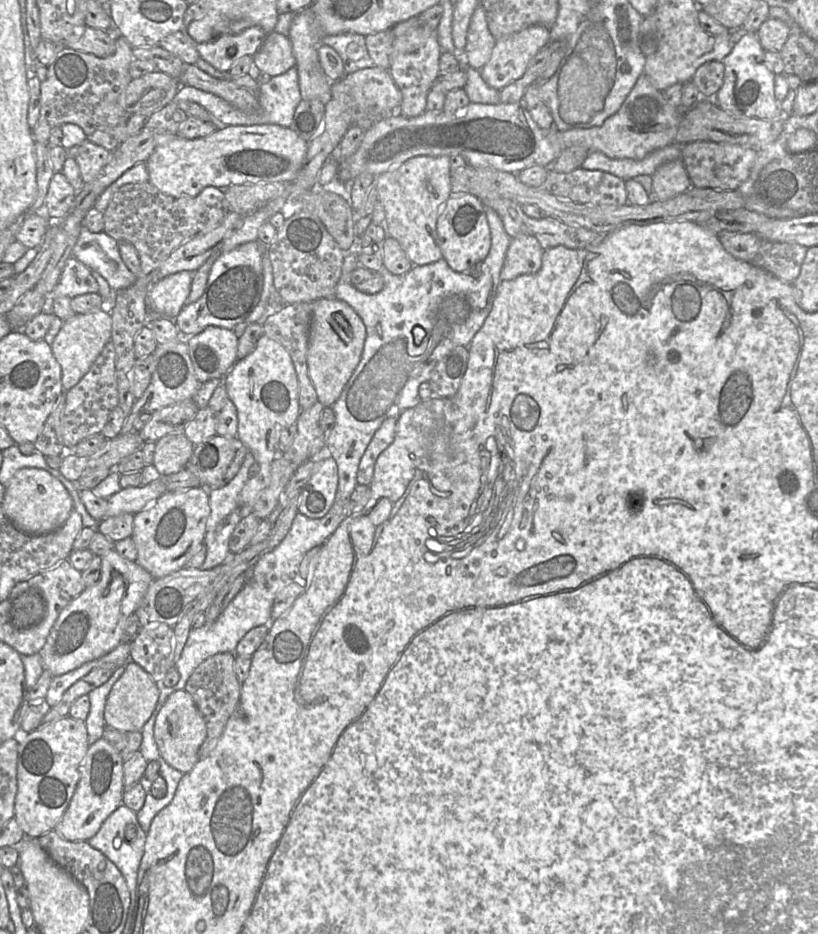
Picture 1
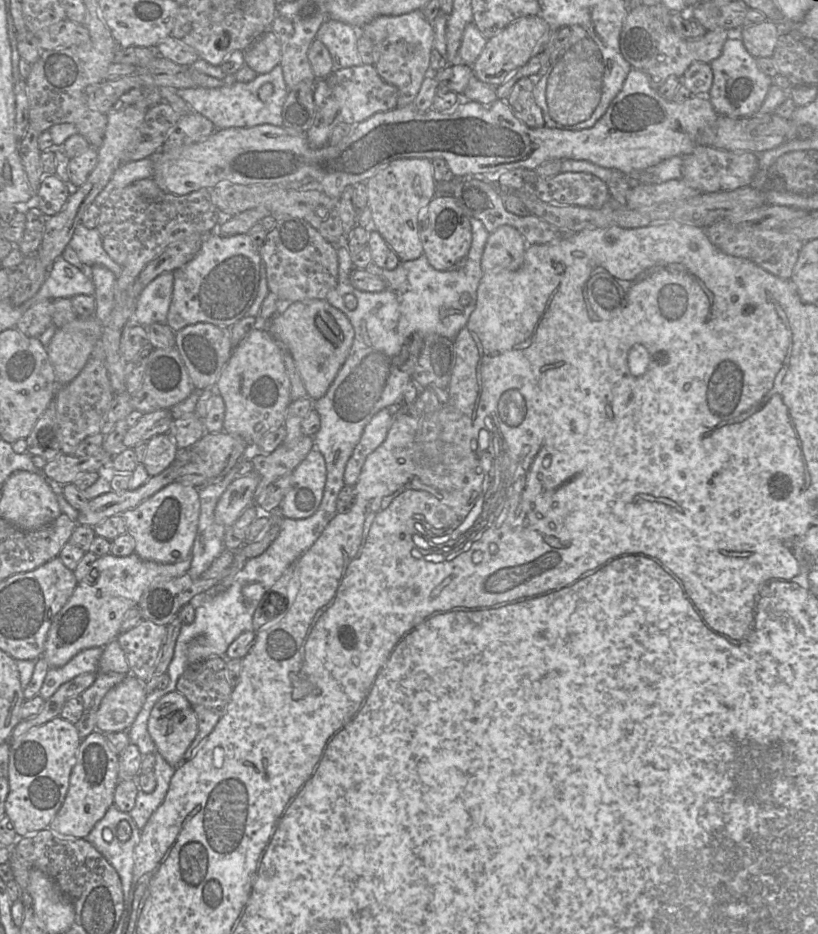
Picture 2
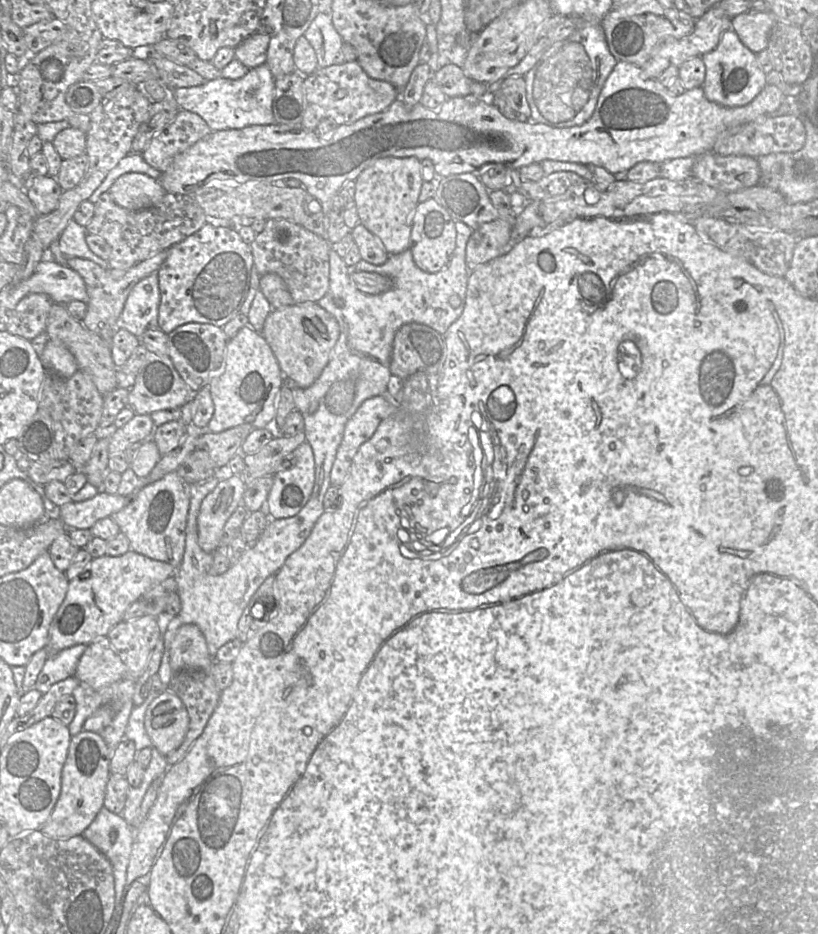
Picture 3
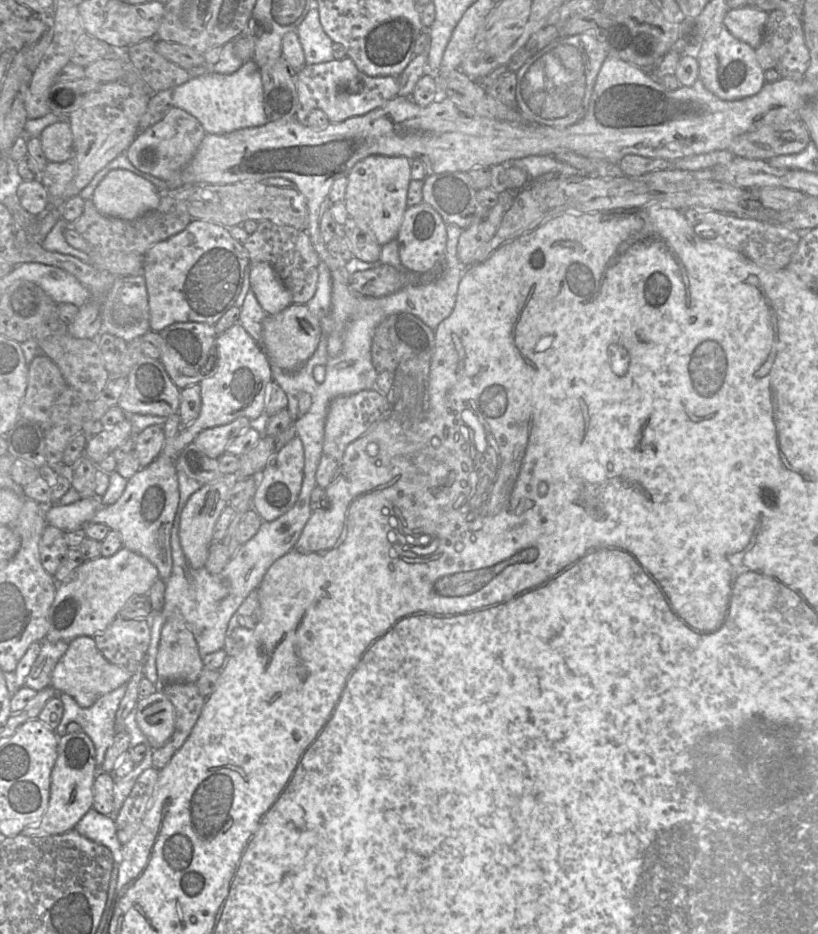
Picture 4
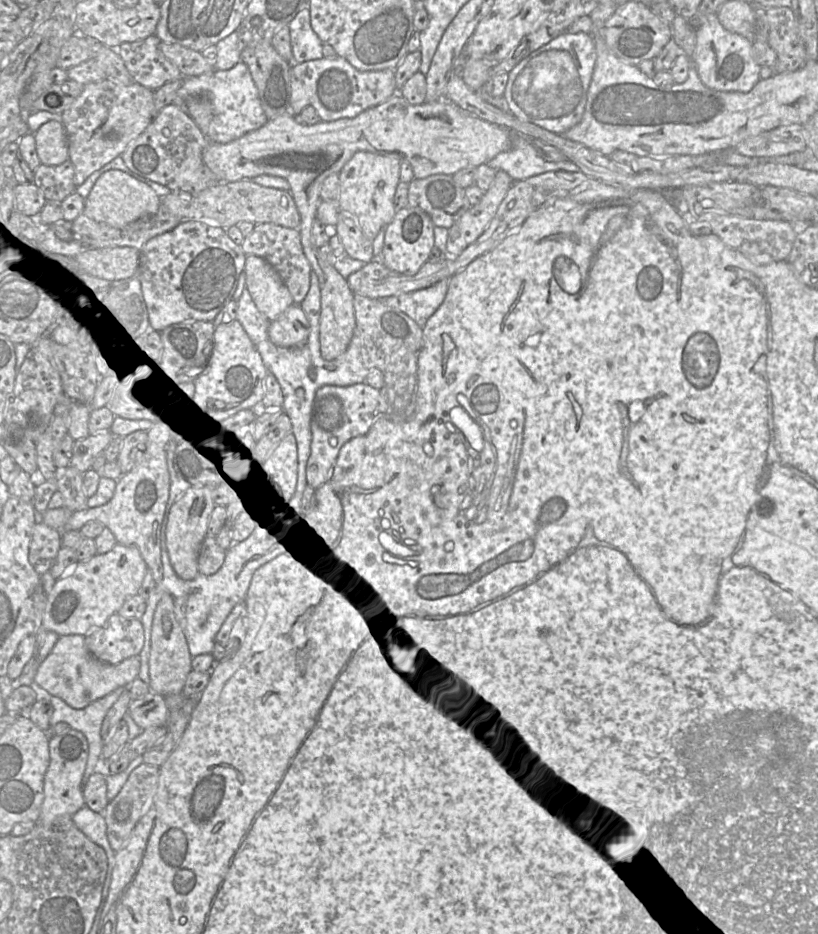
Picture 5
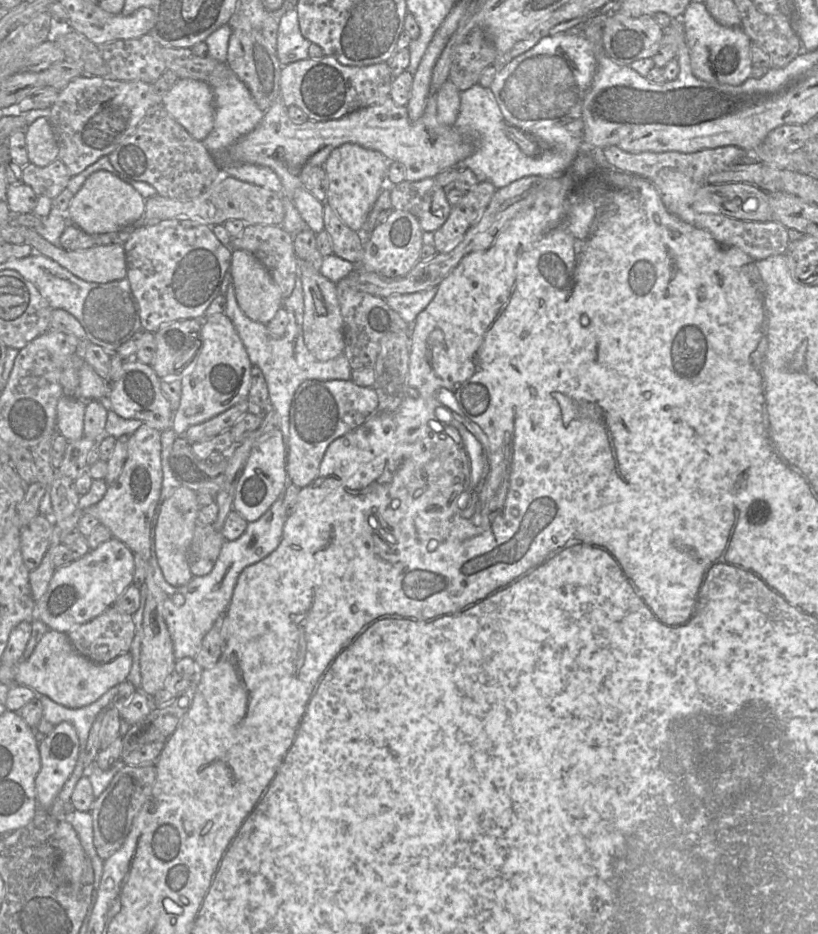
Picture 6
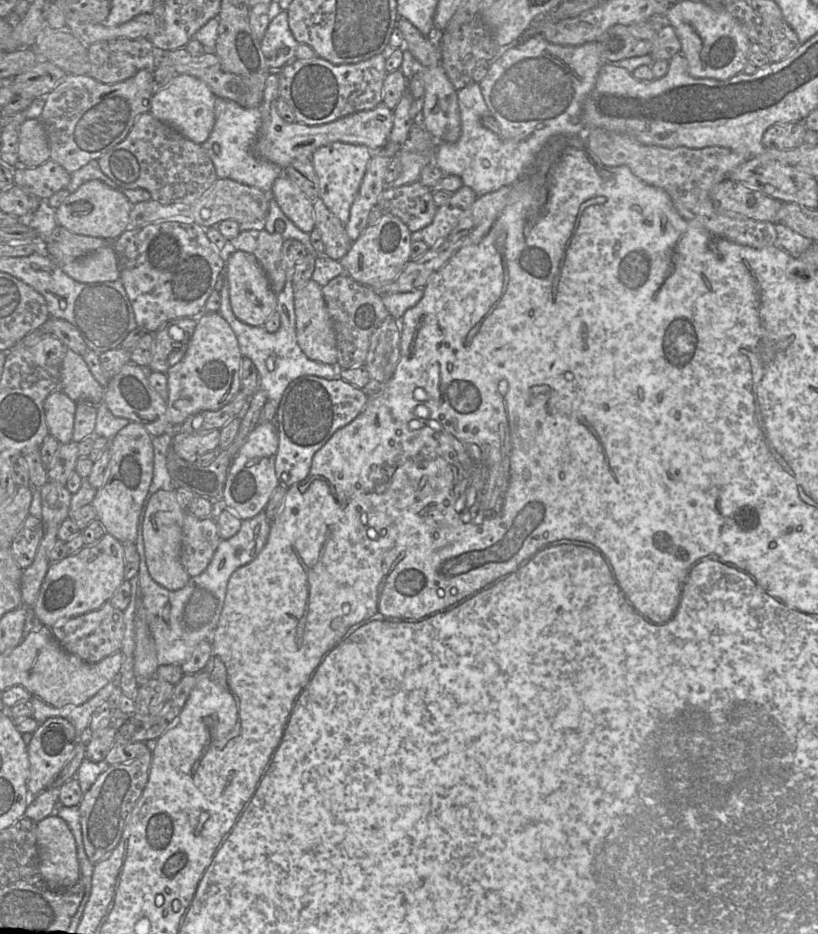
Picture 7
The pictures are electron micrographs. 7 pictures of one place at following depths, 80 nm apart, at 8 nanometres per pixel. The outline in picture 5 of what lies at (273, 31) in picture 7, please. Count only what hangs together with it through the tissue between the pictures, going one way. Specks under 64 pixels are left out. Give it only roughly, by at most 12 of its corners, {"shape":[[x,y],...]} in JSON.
{"shape":[[308,8],[288,24],[292,62],[323,58]]}

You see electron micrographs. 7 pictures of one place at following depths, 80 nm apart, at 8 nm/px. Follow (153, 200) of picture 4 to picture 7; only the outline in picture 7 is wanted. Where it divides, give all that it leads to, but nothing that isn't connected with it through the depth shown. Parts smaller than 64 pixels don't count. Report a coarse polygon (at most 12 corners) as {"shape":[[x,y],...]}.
{"shape":[[96,179],[55,209],[58,226],[113,241],[133,205]]}

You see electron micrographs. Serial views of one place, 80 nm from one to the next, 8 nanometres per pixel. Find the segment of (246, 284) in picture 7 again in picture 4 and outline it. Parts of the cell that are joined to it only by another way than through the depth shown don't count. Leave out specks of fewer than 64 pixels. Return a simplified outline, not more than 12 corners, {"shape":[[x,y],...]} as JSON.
{"shape":[[250,262],[250,288],[267,315],[292,302],[267,262]]}

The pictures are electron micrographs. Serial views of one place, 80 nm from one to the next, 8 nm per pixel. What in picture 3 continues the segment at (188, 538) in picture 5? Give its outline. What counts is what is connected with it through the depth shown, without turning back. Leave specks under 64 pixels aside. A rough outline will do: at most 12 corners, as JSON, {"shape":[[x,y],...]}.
{"shape":[[240,474],[218,480],[197,516],[199,546],[213,553],[242,505]]}

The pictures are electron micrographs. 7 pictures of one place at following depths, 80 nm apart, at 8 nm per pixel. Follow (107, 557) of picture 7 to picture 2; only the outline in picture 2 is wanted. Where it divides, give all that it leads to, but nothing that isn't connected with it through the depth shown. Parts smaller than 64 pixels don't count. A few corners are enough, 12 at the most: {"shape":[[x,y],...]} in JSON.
{"shape":[[110,553],[52,621],[42,657],[61,667],[121,633],[152,583],[186,574]]}

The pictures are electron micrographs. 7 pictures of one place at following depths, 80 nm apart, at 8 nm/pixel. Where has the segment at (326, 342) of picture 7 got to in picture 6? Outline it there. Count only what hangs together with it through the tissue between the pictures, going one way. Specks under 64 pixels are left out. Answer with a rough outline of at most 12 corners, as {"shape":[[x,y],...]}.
{"shape":[[299,261],[303,336],[321,362],[342,355],[336,283]]}

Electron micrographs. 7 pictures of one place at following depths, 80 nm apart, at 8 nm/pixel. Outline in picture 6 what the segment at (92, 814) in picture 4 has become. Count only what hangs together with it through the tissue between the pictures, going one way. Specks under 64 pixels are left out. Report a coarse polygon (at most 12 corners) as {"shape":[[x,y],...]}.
{"shape":[[70,810],[64,820],[78,835],[98,880],[104,861],[95,851],[90,812]]}

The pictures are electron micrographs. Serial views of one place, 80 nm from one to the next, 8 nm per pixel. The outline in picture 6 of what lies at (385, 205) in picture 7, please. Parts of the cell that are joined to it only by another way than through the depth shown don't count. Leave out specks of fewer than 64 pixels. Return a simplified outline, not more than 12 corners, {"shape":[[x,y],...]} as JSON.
{"shape":[[434,178],[392,187],[393,209],[413,214],[424,232],[446,222],[452,206]]}

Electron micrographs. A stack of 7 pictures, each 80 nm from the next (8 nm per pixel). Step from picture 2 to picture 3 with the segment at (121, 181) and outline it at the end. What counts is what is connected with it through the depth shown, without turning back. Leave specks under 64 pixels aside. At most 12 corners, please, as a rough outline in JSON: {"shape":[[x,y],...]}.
{"shape":[[130,153],[109,171],[89,200],[95,203],[126,173],[159,180],[161,173],[139,153]]}

